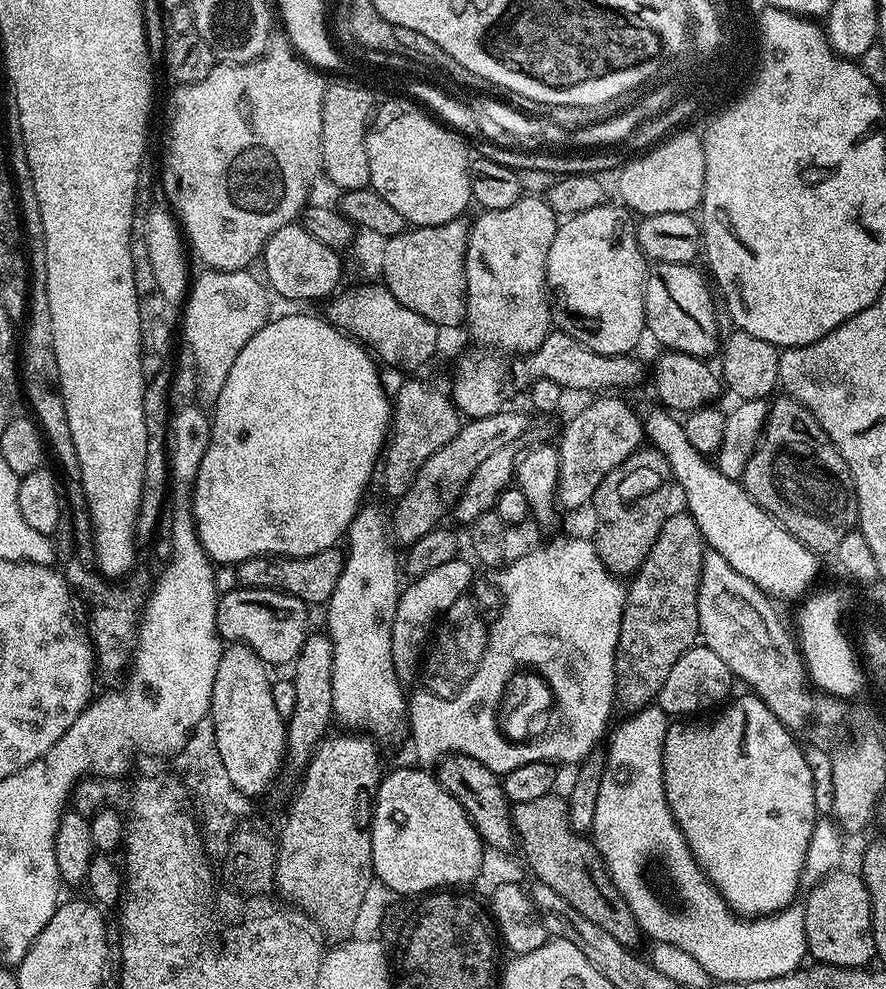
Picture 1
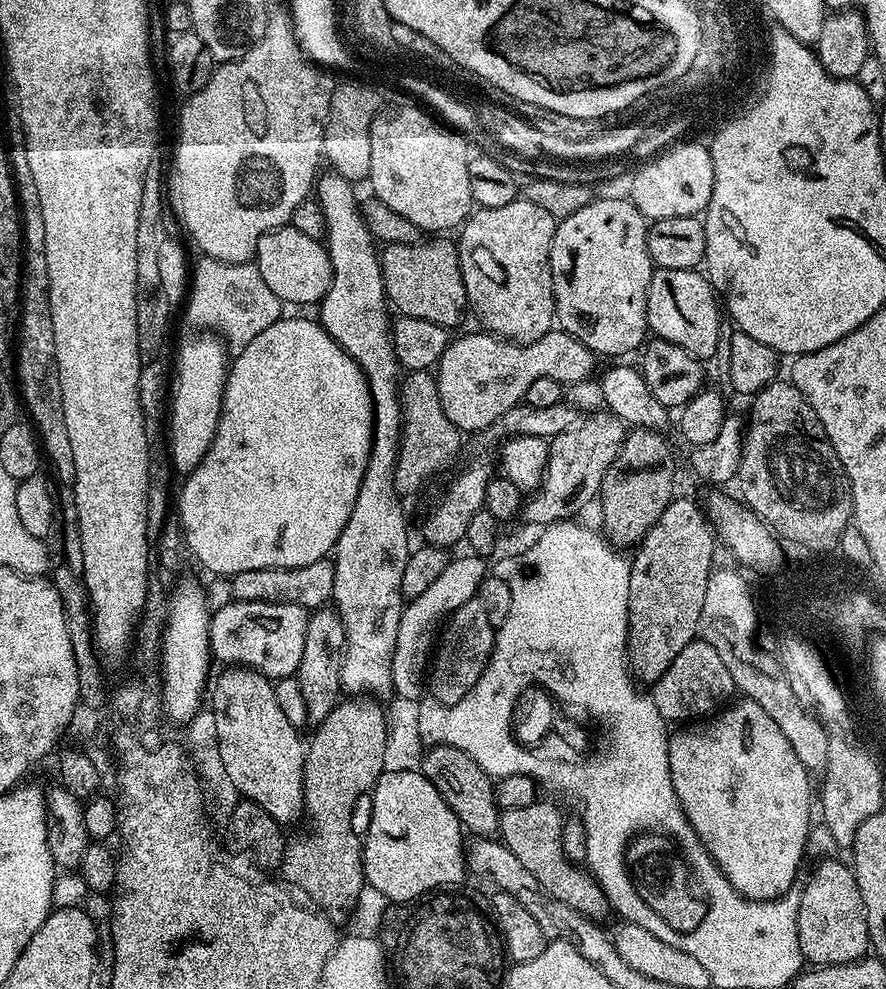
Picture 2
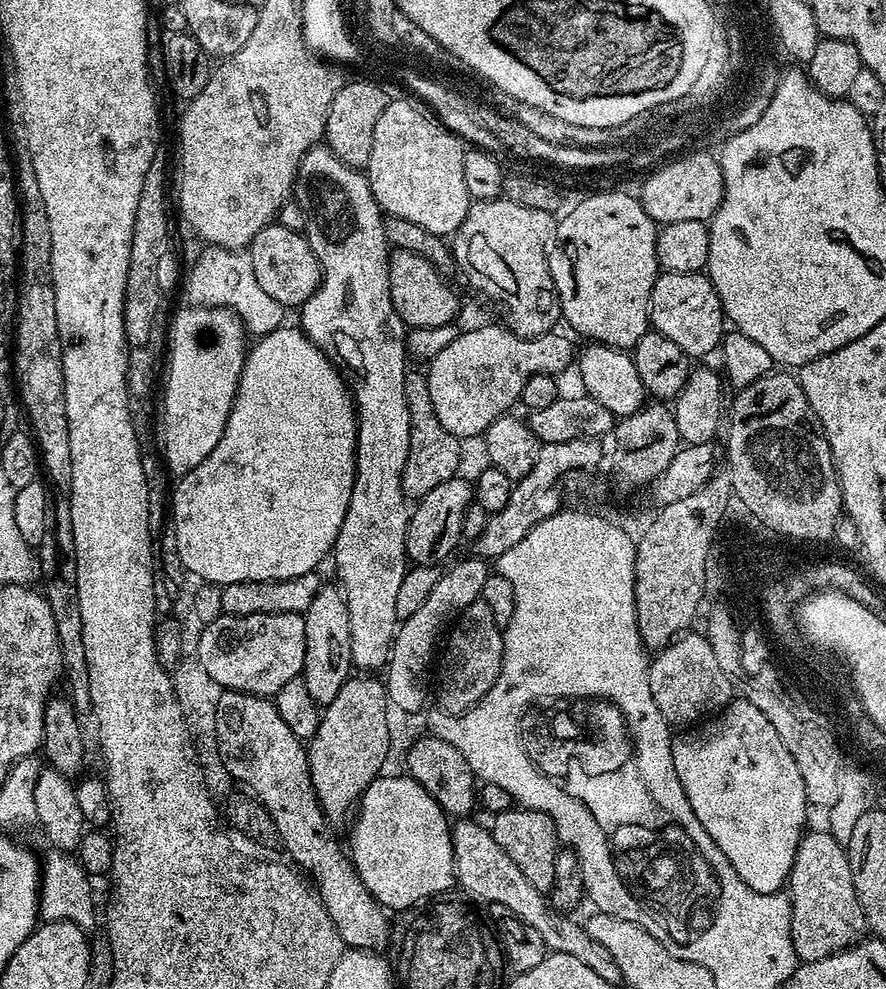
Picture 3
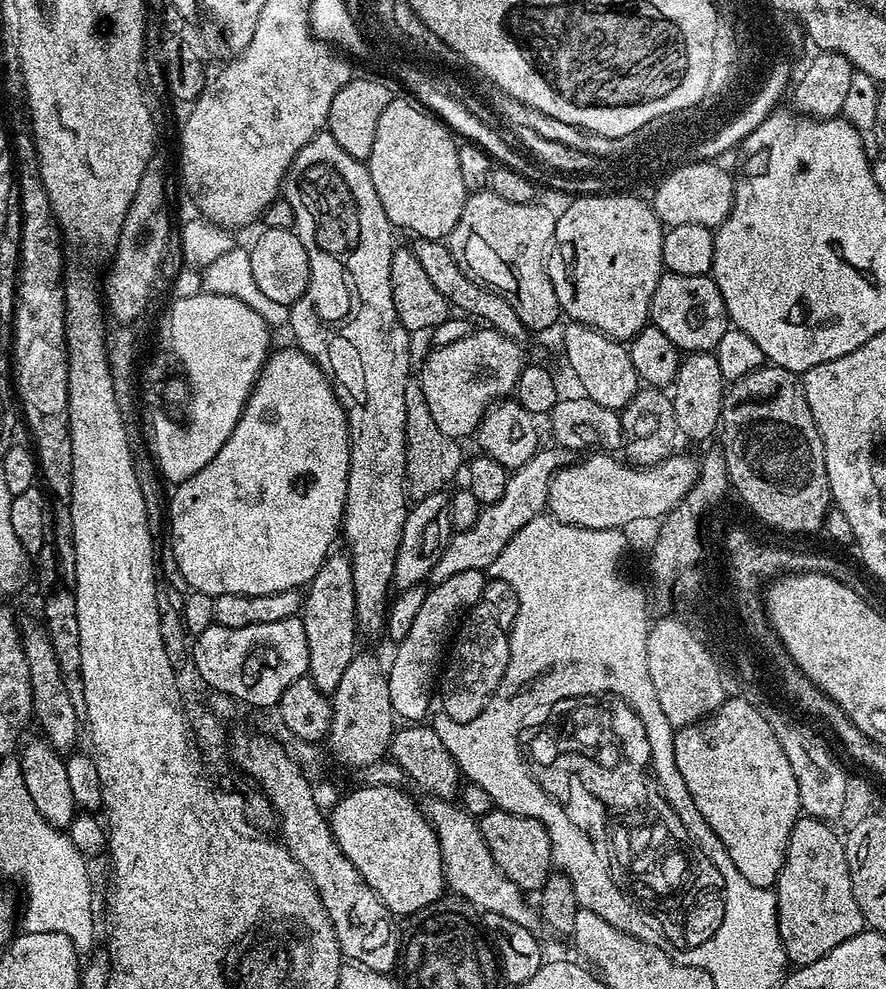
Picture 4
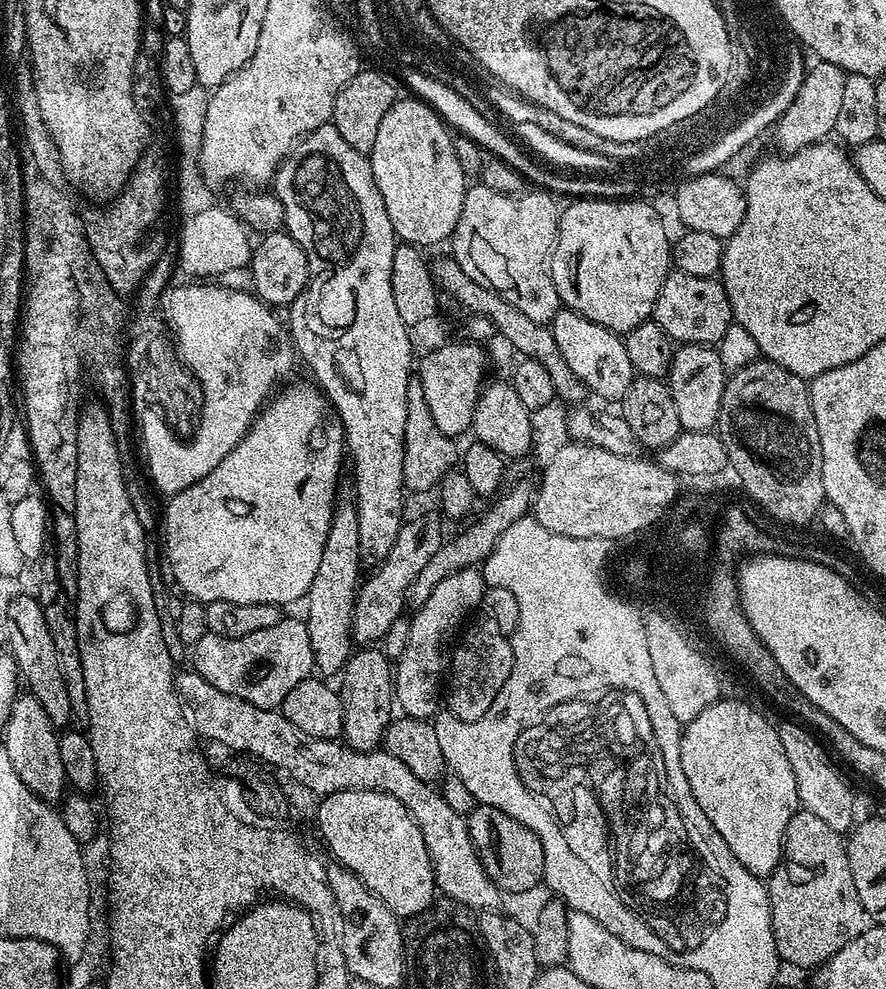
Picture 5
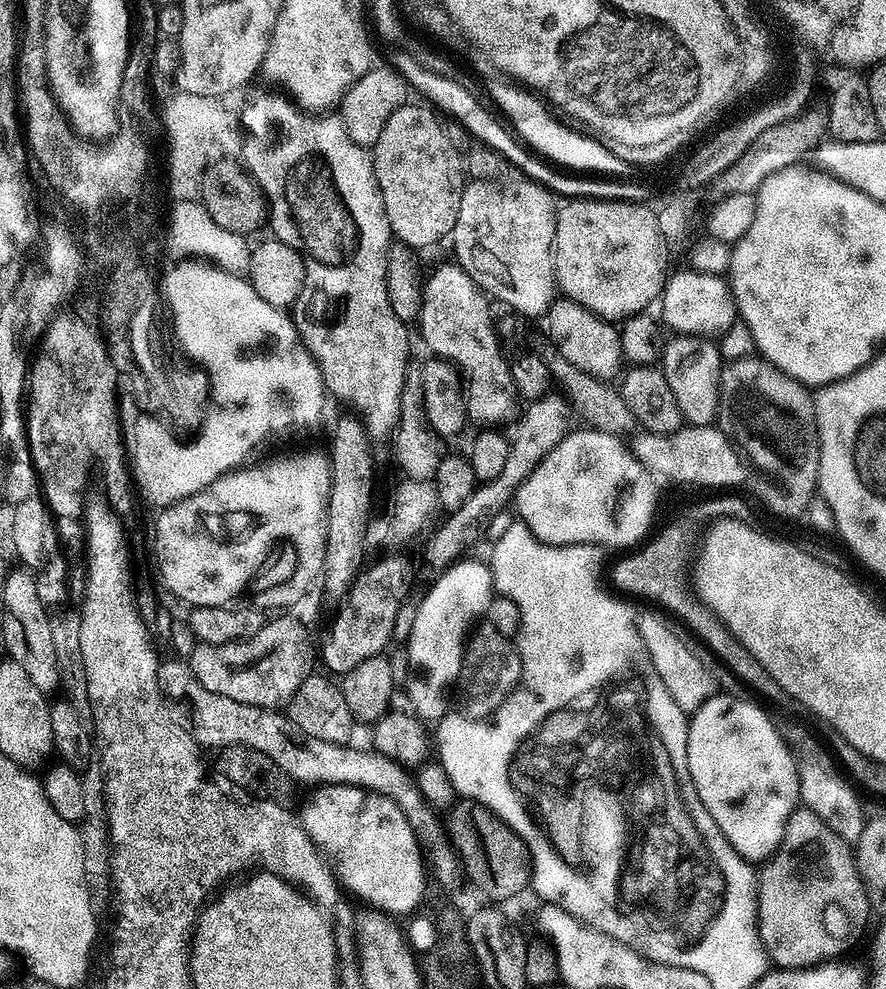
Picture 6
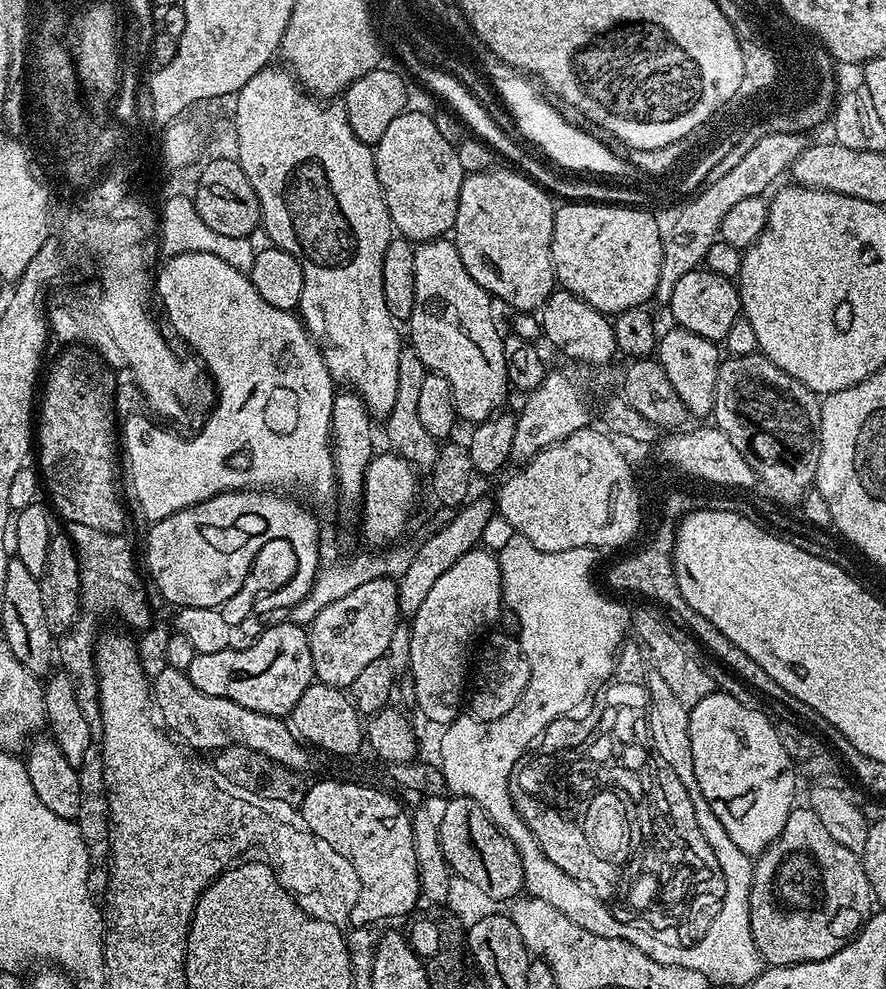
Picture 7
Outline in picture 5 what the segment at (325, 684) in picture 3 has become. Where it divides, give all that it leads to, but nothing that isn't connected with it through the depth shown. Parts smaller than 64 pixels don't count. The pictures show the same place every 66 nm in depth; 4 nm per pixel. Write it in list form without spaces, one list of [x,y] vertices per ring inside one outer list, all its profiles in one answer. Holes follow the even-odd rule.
[[[341,499],[332,510],[332,525],[326,534],[322,562],[318,562],[317,573],[314,574],[314,580],[304,600],[304,606],[308,608],[304,621],[307,633],[310,634],[313,665],[324,676],[334,676],[343,671],[354,644],[351,635],[352,618],[360,585],[358,574],[362,553],[358,538],[358,510],[355,503],[348,500]]]

